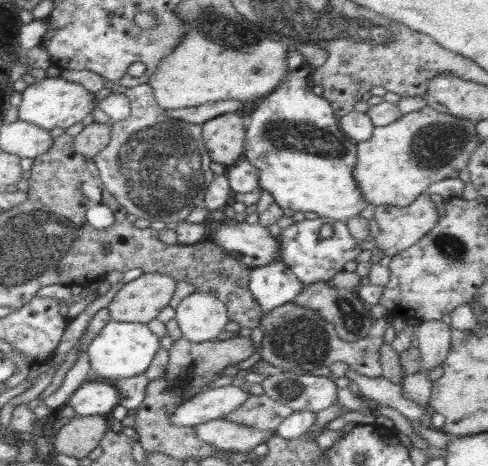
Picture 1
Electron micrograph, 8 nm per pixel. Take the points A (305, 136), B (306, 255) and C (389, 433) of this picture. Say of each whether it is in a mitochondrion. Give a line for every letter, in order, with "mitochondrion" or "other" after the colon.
A: mitochondrion
B: other
C: other

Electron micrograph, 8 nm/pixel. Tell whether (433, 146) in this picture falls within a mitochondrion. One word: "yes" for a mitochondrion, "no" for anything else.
yes

